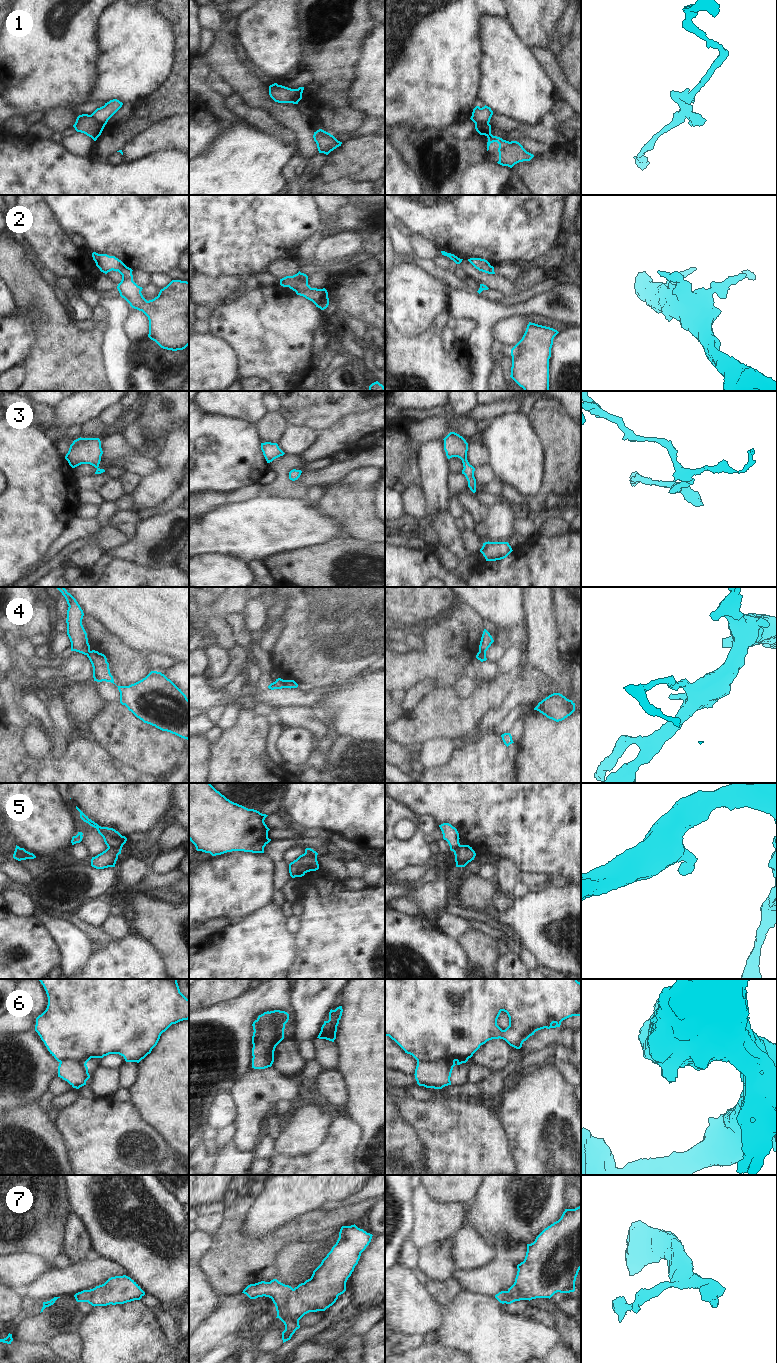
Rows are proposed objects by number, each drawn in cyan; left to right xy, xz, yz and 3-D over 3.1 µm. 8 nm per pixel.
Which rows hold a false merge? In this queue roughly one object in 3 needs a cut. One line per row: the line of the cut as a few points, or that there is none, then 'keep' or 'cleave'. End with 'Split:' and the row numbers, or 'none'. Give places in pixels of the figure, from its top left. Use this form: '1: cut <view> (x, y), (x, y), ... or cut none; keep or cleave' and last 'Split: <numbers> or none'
1: cut xy (90, 115), (104, 125); cleave
2: cut none; keep
3: cut none; keep
4: cut xz (283, 680), (285, 687); cleave
5: cut xy (108, 847), (120, 850); cleave
6: cut xz (269, 1012), (274, 1032), (271, 1044), (273, 1053); cleave
7: cut none; keep
Split: 1, 4, 5, 6

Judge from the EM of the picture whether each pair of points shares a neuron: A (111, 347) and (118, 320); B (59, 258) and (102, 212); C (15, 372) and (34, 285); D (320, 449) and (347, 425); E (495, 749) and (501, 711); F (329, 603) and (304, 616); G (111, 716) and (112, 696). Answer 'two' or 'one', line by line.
A: one
B: two
C: two
D: one
E: two
F: one
G: two

